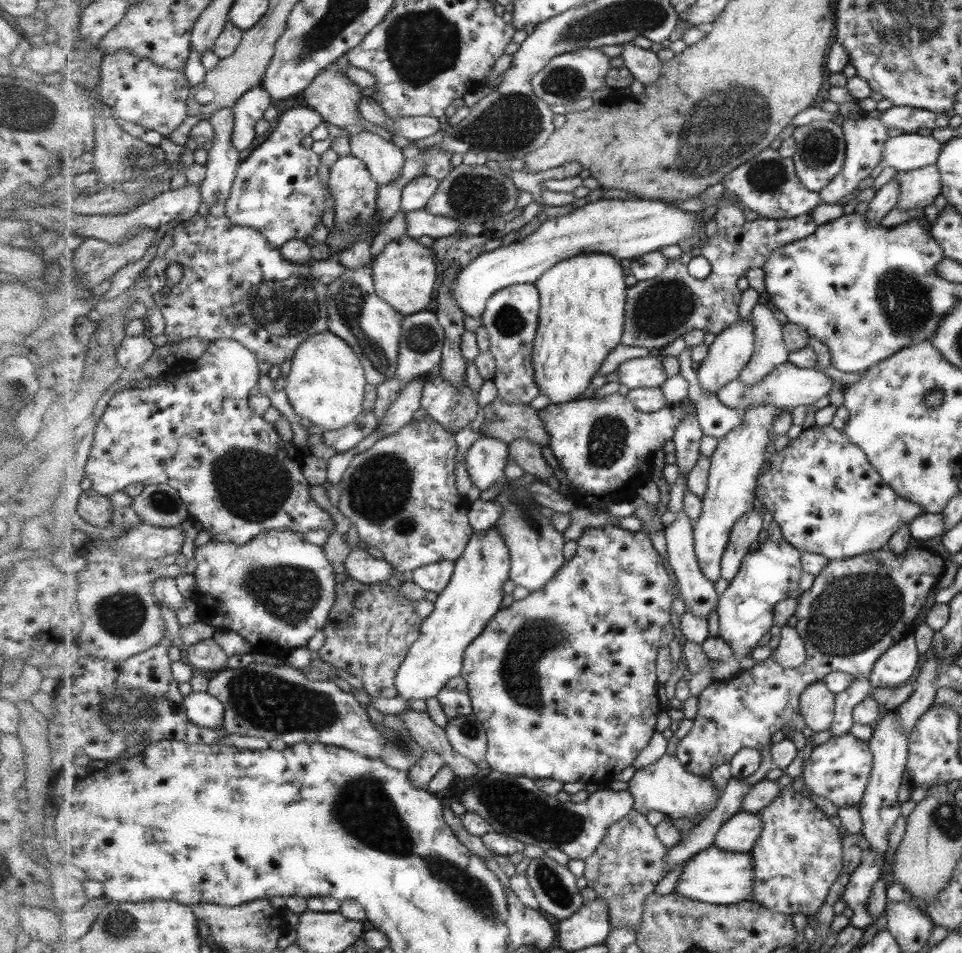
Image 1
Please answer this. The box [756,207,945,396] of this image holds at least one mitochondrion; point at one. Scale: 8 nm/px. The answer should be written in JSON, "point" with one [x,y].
{"point":[906,304]}

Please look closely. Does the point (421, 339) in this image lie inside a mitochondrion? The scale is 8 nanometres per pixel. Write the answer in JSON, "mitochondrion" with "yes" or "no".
{"mitochondrion":"yes"}

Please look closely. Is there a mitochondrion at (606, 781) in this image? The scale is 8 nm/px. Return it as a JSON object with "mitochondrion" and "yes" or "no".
{"mitochondrion":"no"}

